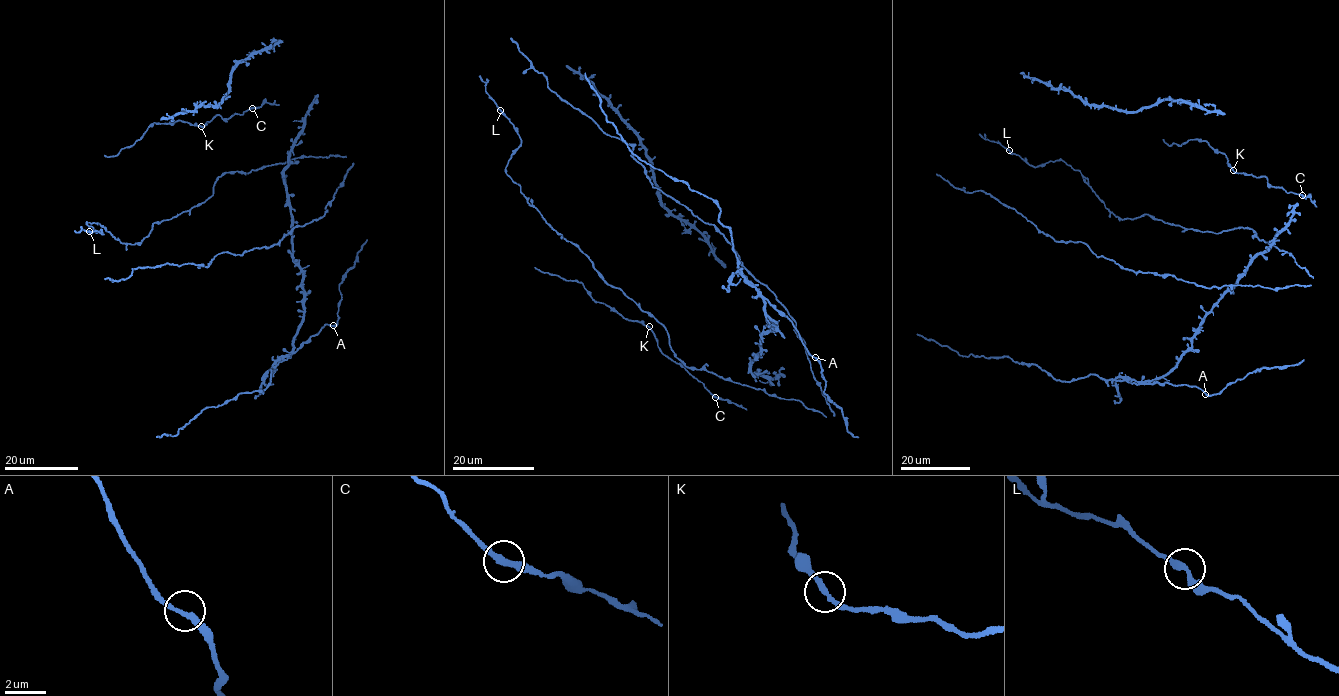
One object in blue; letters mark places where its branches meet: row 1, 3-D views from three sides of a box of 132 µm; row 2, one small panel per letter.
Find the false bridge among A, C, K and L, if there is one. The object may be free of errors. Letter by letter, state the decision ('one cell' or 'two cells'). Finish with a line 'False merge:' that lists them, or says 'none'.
A: one cell
C: one cell
K: one cell
L: one cell
False merge: none

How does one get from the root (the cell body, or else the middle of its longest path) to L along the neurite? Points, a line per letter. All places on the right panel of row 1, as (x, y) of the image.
L: (1291, 255), (1245, 227), (1214, 233), (1146, 214), (1120, 219), (1079, 170), (1062, 160), (1032, 167), (1009, 150)

